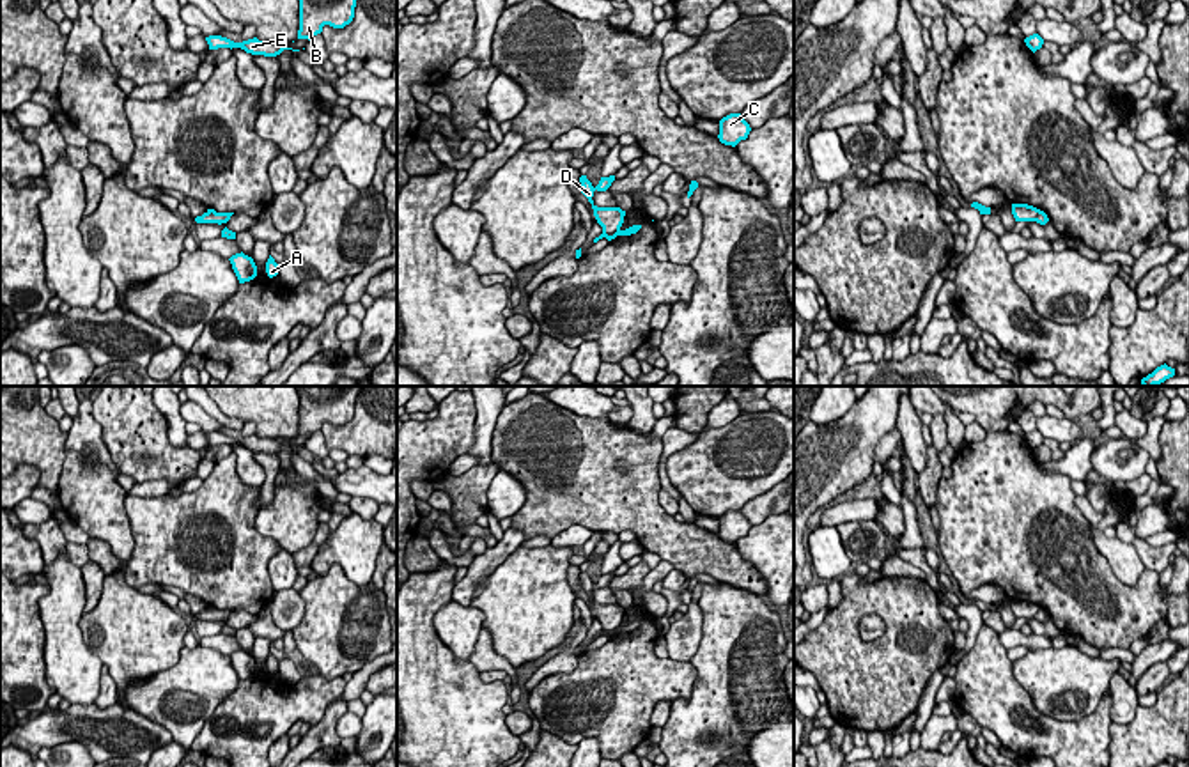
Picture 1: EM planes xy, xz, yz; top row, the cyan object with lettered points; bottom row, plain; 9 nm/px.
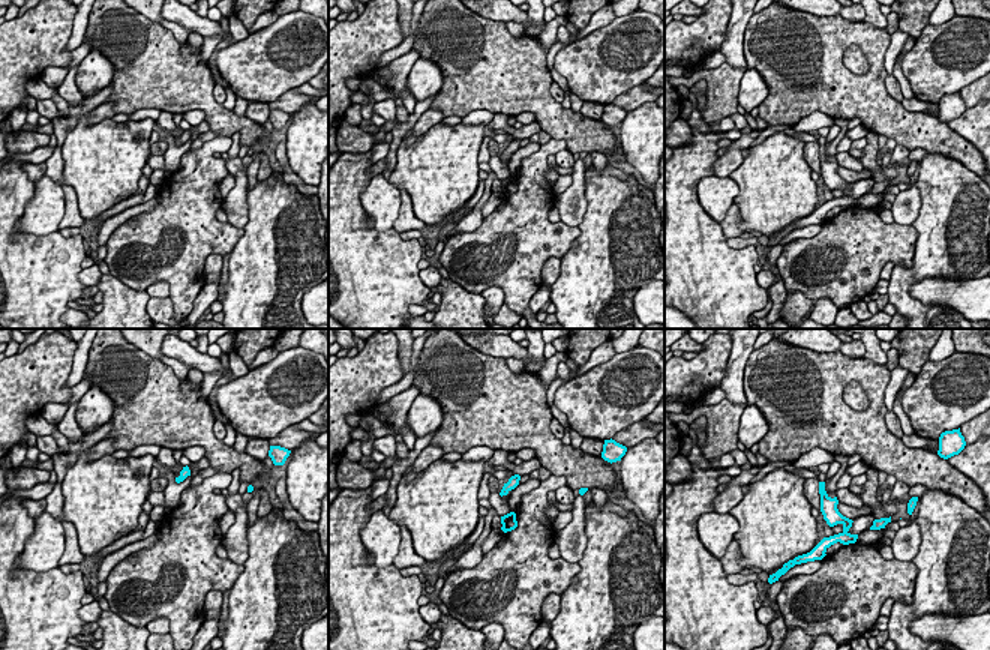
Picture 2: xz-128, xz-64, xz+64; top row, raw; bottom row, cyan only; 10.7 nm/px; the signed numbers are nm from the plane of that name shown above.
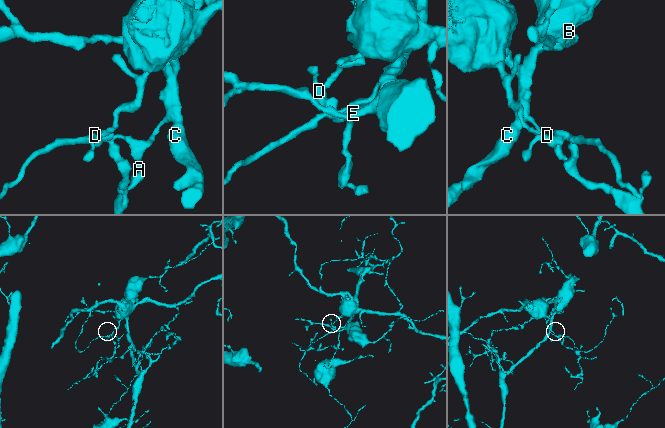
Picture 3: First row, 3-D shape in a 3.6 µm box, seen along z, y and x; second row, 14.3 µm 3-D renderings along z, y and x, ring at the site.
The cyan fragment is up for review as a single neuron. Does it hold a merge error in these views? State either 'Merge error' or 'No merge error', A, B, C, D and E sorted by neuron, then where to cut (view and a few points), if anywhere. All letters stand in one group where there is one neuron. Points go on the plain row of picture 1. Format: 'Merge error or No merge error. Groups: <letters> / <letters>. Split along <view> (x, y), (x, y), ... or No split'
Merge error. Groups: A B C E / D. Split along xz (619, 626), (603, 629)

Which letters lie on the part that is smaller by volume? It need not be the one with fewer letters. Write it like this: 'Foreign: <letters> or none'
Foreign: D

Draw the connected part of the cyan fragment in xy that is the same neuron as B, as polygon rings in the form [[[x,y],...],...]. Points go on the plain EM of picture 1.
[[[296,386],[299,397],[298,436],[312,436],[324,422],[344,425],[354,414],[361,386]]]

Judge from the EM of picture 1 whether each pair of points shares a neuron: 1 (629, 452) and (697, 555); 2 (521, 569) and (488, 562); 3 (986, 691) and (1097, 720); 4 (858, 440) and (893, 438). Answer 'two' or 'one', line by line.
1: one
2: two
3: one
4: two

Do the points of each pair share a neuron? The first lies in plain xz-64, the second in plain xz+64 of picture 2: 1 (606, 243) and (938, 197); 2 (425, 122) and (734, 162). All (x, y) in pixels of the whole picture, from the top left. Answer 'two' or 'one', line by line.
1: one
2: one

